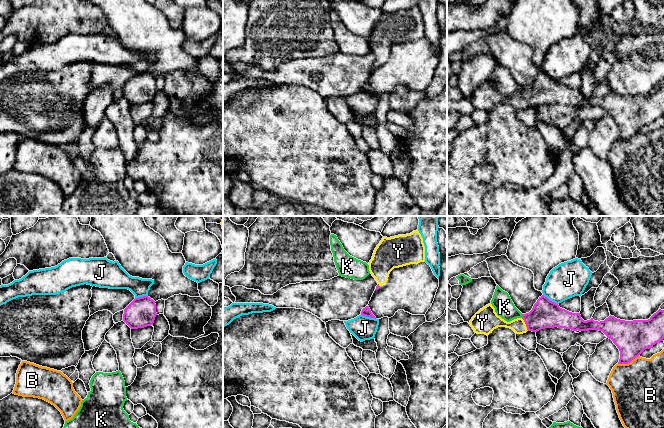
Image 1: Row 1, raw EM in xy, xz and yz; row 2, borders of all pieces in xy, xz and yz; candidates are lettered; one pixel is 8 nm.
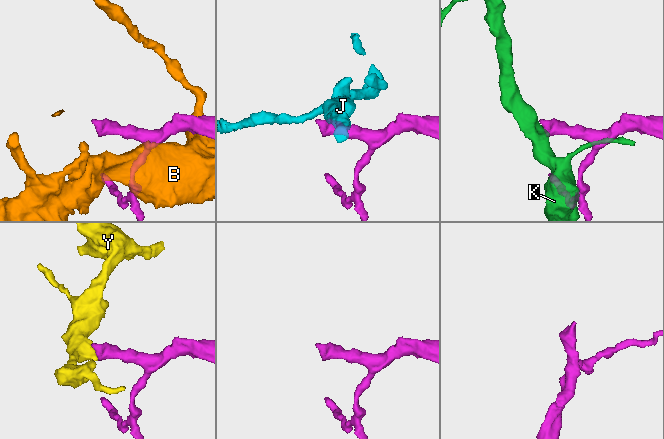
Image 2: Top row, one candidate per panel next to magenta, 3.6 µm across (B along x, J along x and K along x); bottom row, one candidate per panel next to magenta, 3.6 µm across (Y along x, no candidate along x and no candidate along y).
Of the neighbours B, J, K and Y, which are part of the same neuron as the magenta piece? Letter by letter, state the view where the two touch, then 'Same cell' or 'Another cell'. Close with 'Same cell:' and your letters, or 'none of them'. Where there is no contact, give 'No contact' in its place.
B: Touches magenta in yz. Another cell
J: Touches magenta in xz. Another cell
K: Touches magenta in yz. Another cell
Y: Touches magenta in yz. Same cell
Same cell: Y

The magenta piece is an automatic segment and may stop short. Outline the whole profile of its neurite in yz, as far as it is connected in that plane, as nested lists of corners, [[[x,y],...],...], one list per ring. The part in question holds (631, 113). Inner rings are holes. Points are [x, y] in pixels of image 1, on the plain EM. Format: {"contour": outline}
{"contour": [[[542,71],[534,80],[529,89],[523,90],[521,94],[514,95],[510,98],[505,97],[495,88],[492,80],[488,80],[480,85],[470,96],[470,102],[477,110],[489,111],[498,103],[506,103],[512,105],[516,110],[523,110],[527,107],[537,108],[545,104],[564,104],[573,107],[602,107],[607,114],[611,115],[620,127],[620,135],[618,140],[628,140],[638,133],[645,125],[648,125],[656,119],[664,115],[664,86],[659,85],[648,96],[625,97],[609,92],[604,97],[594,97],[593,94],[584,97],[580,89],[572,89],[559,83],[558,80],[550,77]]]}

